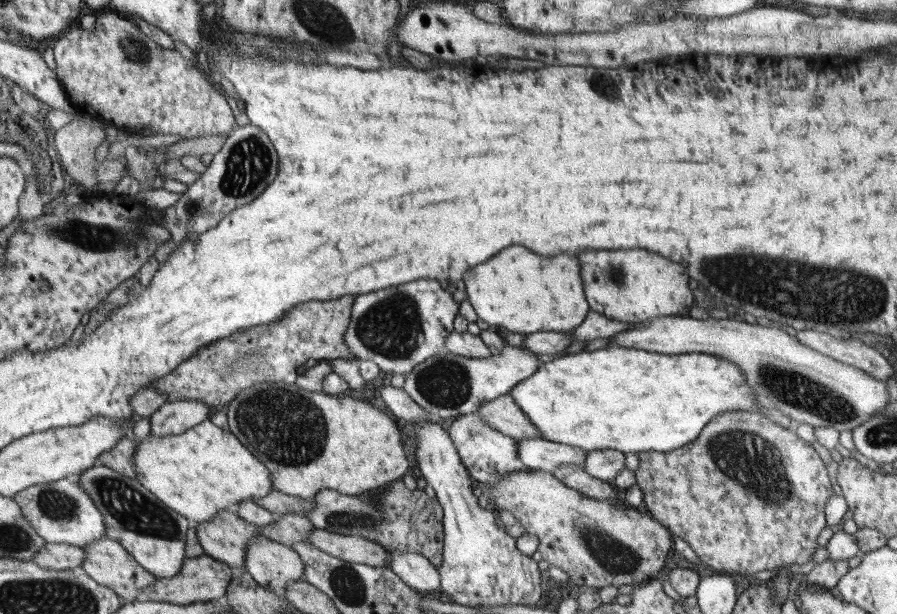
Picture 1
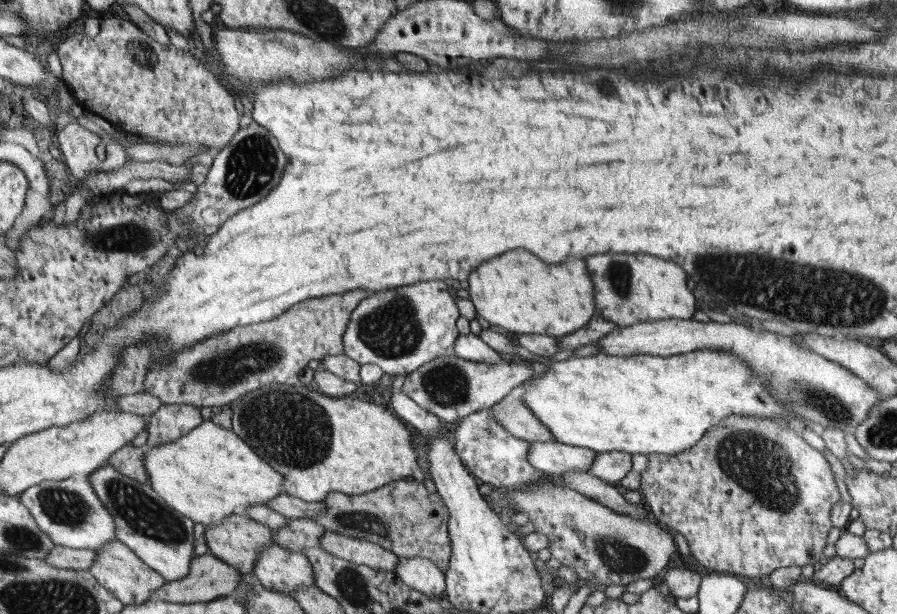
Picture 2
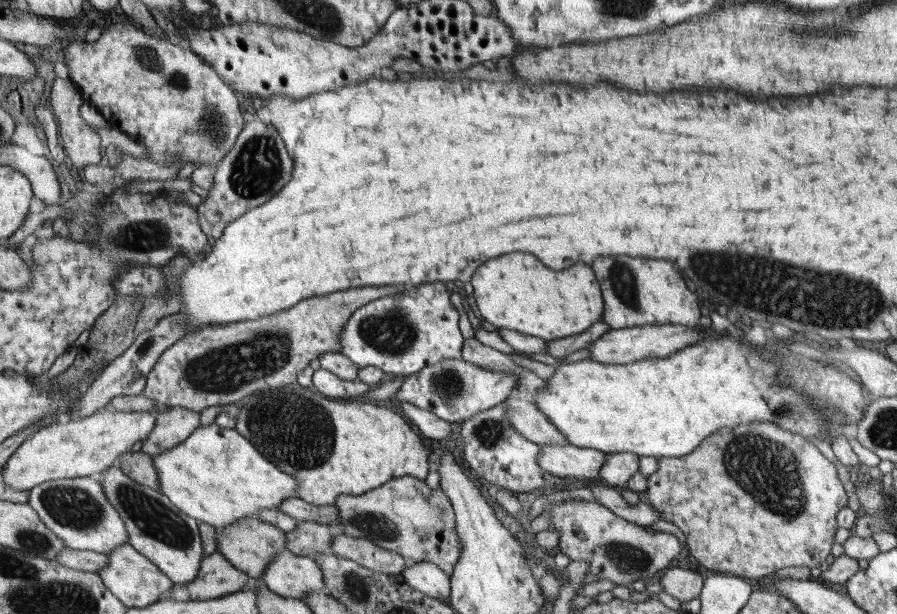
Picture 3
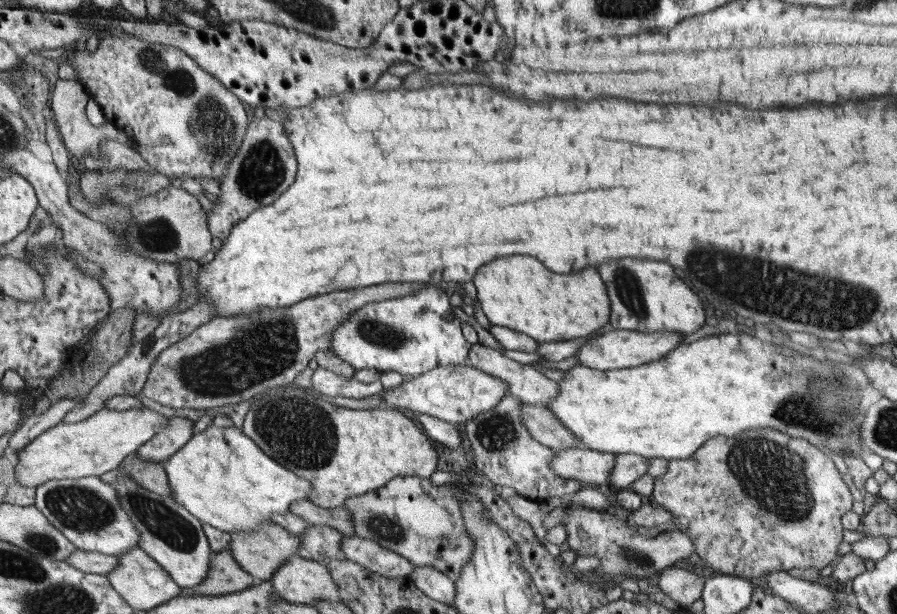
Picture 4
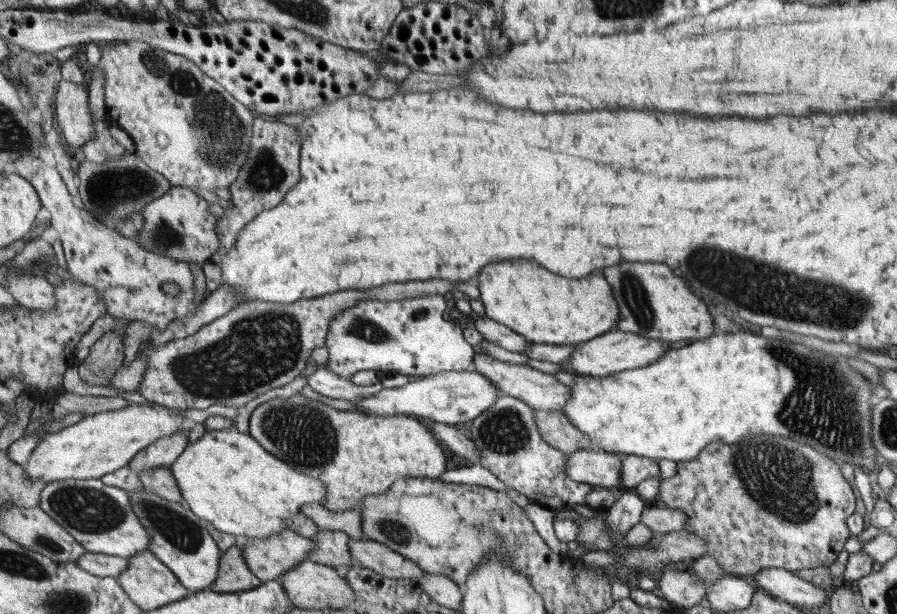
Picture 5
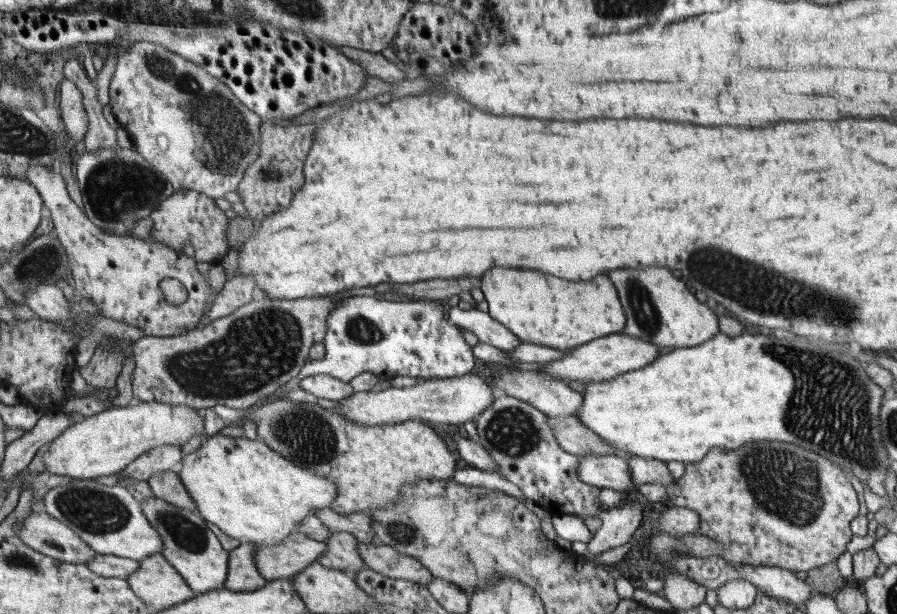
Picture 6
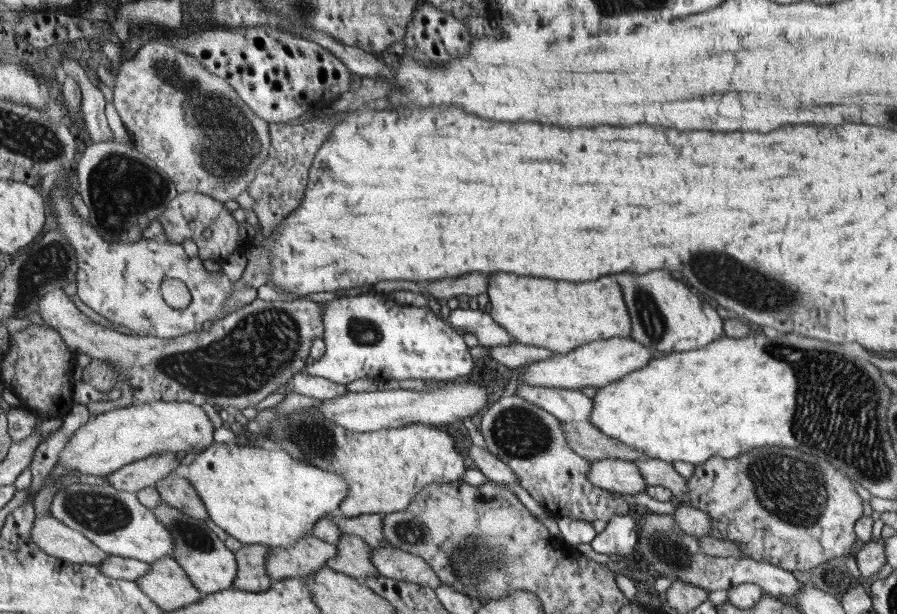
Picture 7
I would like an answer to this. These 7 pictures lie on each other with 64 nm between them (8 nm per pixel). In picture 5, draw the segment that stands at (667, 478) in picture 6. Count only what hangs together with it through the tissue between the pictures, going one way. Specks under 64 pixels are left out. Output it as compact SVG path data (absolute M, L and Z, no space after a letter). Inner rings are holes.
M621 456L619 458L619 484L627 490L633 490L643 480L649 480L649 476L659 476L657 462L641 456Z

